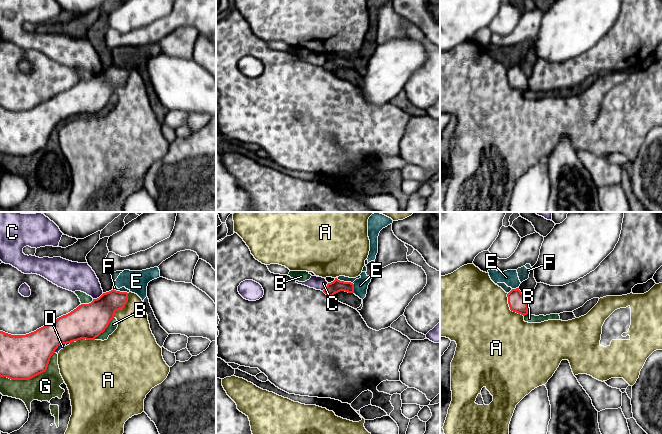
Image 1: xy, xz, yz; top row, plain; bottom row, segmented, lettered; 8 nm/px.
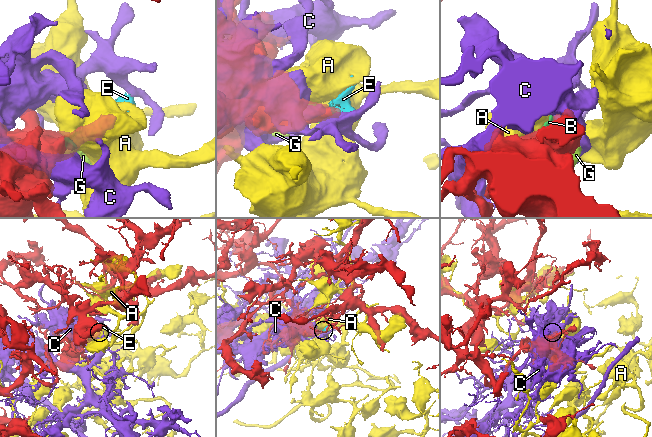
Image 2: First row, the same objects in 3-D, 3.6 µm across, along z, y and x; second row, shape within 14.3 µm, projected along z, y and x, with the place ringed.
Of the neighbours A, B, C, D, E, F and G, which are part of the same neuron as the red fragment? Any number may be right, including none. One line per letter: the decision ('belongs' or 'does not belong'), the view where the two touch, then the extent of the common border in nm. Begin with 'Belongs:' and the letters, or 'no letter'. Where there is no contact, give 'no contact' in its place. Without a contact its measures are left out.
Belongs: no letter
A: does not belong | yz | 240 nm
B: does not belong | xy | 240 nm
C: does not belong | xy | 100 nm
D: does not belong | xy | 120 nm
E: does not belong | xz | 80 nm
F: does not belong | xz | 140 nm
G: does not belong | xy | 480 nm

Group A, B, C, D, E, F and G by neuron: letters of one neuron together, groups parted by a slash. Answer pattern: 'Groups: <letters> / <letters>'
Groups: A / B D E F G / C

